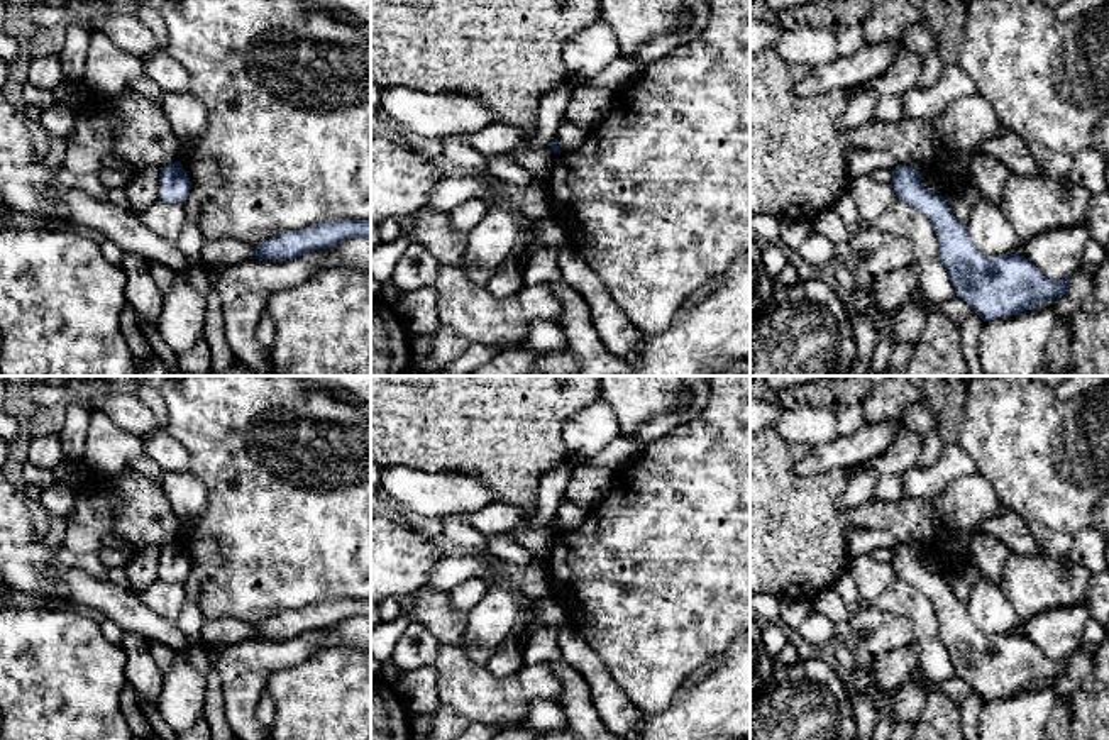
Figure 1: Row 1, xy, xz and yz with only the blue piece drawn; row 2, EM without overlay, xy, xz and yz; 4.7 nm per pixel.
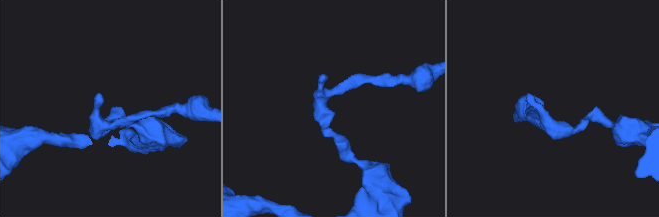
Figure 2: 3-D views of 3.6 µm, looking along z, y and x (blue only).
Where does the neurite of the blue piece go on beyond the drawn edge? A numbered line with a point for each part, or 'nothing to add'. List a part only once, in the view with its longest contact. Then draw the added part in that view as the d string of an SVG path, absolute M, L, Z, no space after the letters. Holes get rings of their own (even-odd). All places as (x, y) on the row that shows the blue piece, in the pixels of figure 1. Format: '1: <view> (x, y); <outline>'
nothing to add

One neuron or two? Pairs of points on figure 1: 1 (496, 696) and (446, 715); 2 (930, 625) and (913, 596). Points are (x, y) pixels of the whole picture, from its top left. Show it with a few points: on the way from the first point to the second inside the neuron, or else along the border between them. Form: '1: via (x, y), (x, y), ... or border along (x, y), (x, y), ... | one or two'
1: border along (441, 703), (451, 705), (471, 722) | two
2: via (923, 618), (918, 603) | one

